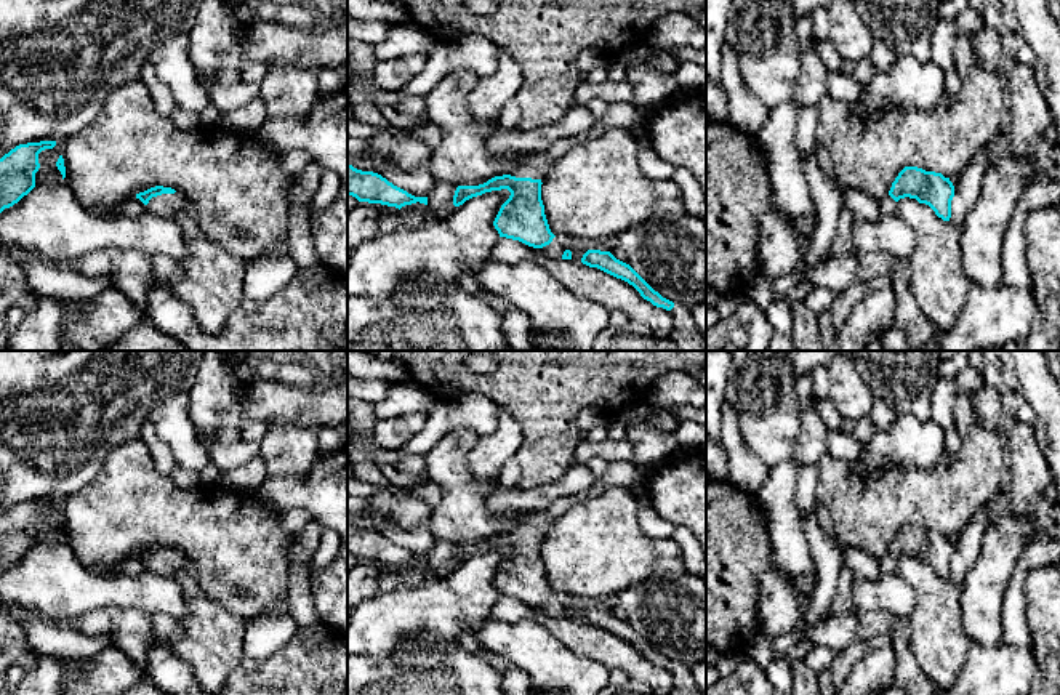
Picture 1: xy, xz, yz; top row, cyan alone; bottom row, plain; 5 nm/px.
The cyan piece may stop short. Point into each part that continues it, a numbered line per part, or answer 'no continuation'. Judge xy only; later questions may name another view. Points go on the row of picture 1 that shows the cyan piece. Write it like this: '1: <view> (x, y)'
1: xy (167, 205)

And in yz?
1: yz (887, 204)

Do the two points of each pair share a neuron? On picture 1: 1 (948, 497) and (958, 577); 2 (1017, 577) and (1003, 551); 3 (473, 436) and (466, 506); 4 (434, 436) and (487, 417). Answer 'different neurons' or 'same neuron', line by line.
1: different neurons
2: different neurons
3: same neuron
4: same neuron

